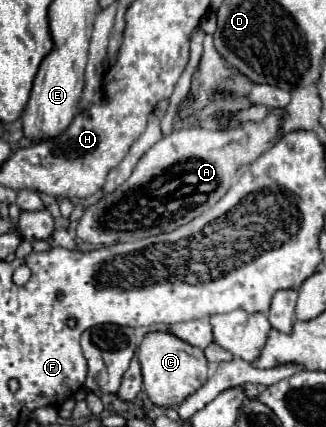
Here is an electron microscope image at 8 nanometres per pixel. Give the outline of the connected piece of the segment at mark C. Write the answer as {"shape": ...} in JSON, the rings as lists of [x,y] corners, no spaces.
{"shape":[[[150,332],[140,344],[138,358],[142,364],[142,376],[144,376],[144,390],[152,404],[156,406],[178,406],[182,404],[190,394],[194,394],[208,378],[208,366],[204,352],[200,348],[194,348],[176,336],[168,332]]]}

